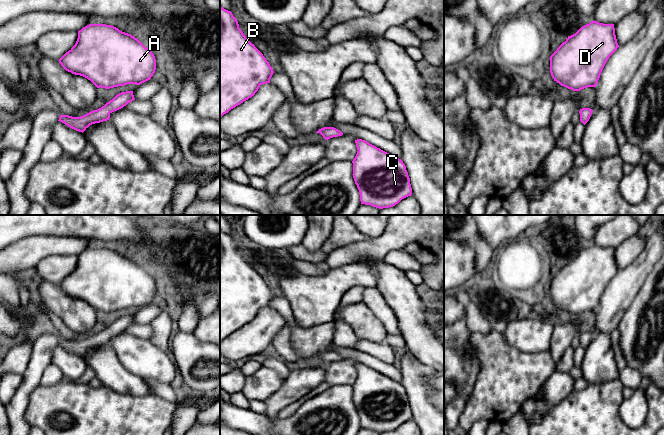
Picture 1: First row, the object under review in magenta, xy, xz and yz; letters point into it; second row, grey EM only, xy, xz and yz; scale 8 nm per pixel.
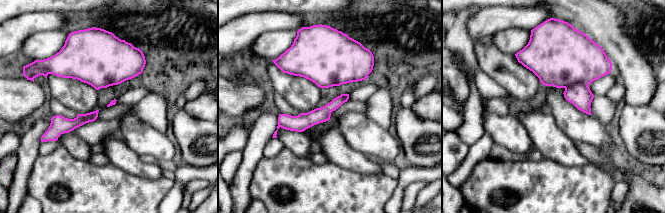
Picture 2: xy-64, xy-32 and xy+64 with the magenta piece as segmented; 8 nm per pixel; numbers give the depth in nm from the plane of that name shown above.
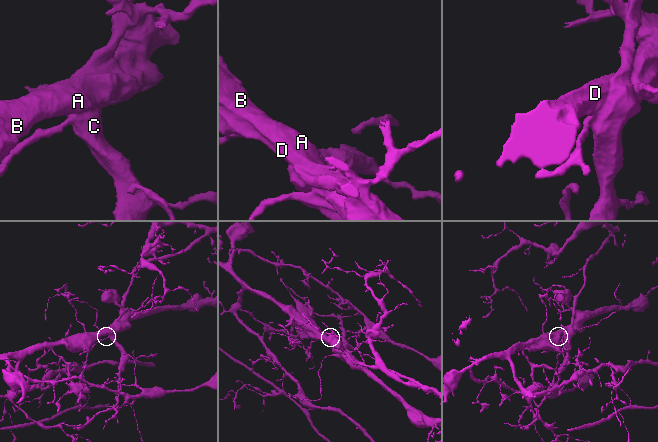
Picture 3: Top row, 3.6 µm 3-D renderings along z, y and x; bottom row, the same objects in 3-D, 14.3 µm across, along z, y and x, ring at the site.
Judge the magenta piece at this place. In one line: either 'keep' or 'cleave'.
cleave

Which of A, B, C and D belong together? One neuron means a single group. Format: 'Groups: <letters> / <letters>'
Groups: A B D / C

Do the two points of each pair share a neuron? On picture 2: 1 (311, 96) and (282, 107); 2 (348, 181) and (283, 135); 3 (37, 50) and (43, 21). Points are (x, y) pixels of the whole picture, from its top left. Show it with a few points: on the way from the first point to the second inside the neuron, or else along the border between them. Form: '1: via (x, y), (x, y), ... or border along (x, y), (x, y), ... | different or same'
1: border along (275, 91), (300, 112) | different
2: border along (288, 149), (298, 156), (310, 158) | different
3: border along (59, 29), (35, 32), (21, 45) | different

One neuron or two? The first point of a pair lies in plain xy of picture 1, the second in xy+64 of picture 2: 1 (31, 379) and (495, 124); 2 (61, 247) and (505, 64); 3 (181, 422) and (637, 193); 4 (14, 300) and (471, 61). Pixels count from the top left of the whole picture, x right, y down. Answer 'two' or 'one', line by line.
1: two
2: two
3: two
4: two

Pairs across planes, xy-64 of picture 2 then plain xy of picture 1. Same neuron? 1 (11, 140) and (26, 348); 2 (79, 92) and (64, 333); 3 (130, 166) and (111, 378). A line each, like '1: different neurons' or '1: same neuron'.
1: same neuron
2: different neurons
3: same neuron

